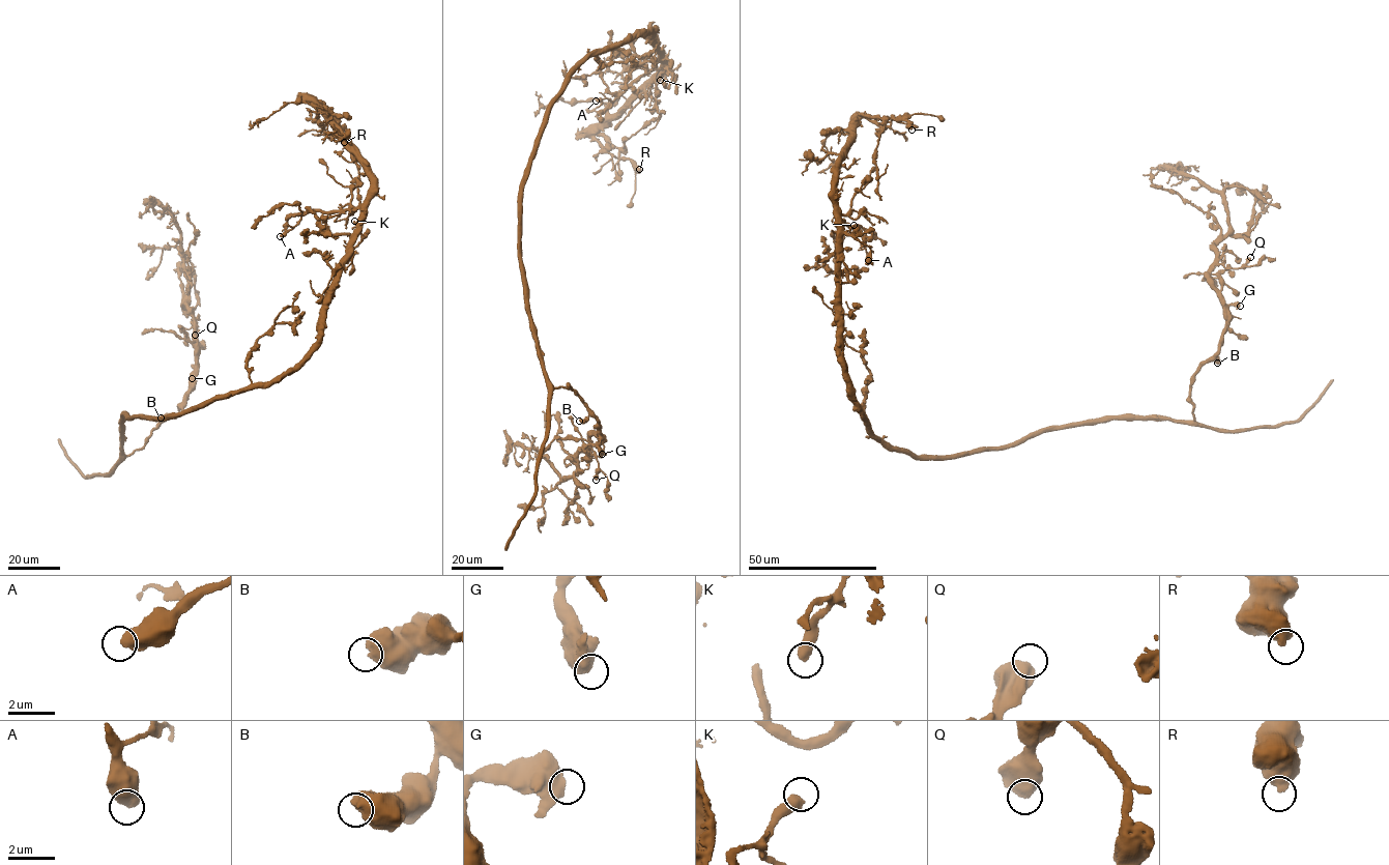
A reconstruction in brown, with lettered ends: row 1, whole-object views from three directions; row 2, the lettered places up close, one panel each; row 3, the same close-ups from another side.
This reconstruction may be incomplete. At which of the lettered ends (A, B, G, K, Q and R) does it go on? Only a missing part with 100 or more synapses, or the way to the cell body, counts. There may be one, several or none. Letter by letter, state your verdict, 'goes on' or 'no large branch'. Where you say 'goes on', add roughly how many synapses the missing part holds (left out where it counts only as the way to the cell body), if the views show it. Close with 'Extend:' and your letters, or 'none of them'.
A: no large branch
B: no large branch
G: no large branch
K: no large branch
Q: no large branch
R: no large branch
Extend: none of them

